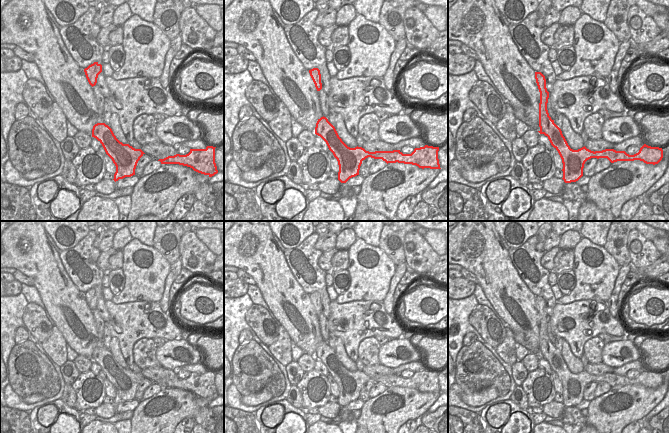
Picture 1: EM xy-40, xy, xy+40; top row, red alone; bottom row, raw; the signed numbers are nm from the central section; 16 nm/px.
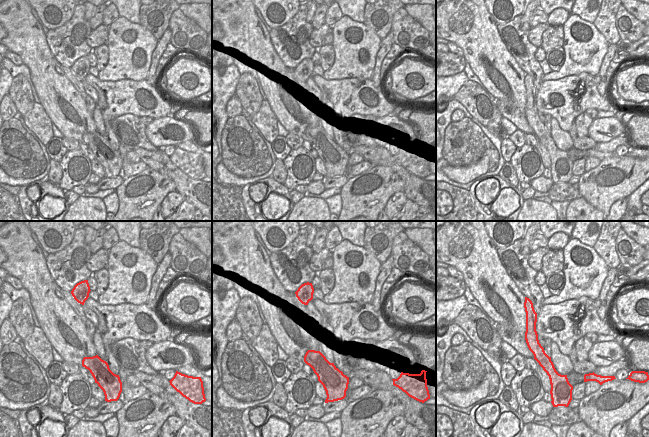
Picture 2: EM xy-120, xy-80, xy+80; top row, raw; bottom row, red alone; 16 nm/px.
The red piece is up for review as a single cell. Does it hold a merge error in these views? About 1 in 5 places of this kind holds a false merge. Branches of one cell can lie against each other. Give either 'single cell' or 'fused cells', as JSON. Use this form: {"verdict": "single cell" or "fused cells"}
{"verdict": "single cell"}

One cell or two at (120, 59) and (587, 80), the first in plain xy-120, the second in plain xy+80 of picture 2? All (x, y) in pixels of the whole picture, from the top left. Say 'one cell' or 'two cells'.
two cells

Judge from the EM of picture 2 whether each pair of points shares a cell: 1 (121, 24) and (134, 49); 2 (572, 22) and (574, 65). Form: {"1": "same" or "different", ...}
{"1": "same", "2": "same"}

